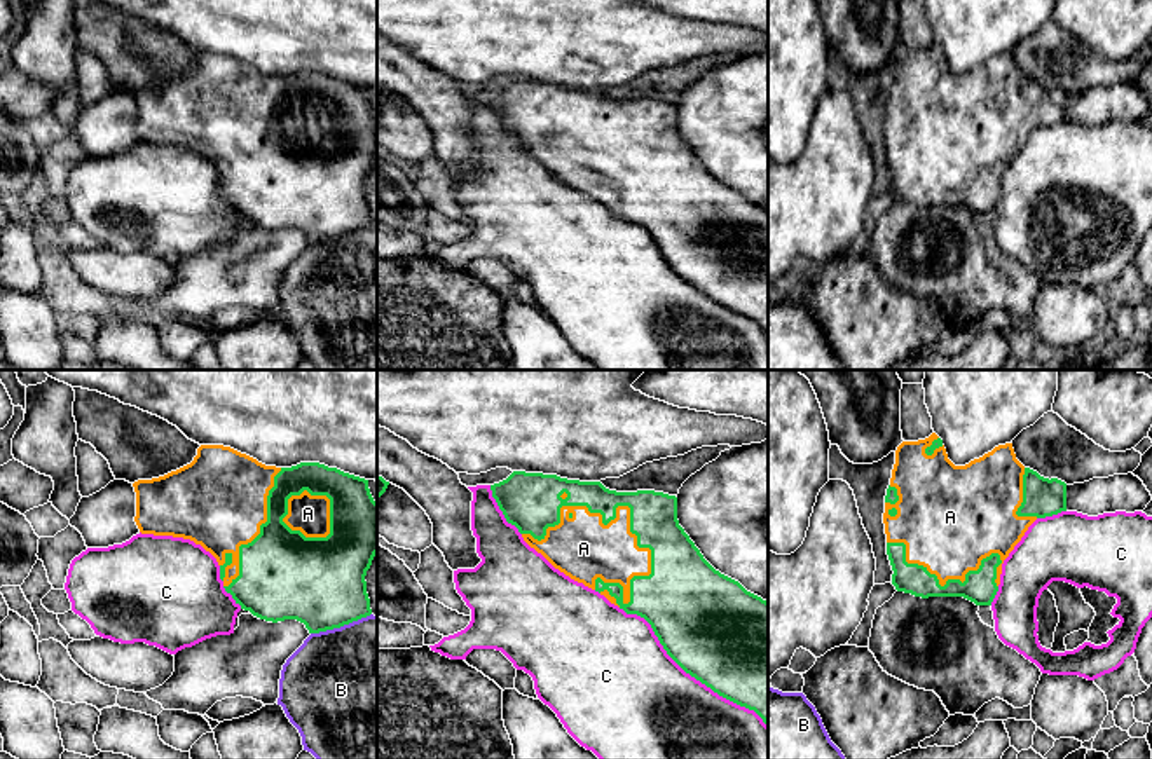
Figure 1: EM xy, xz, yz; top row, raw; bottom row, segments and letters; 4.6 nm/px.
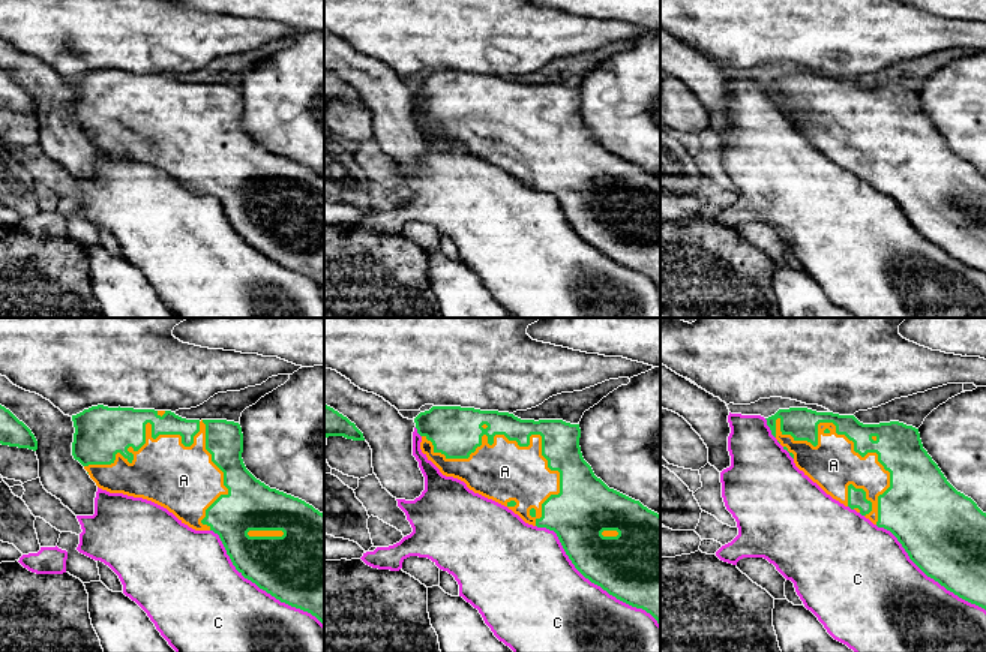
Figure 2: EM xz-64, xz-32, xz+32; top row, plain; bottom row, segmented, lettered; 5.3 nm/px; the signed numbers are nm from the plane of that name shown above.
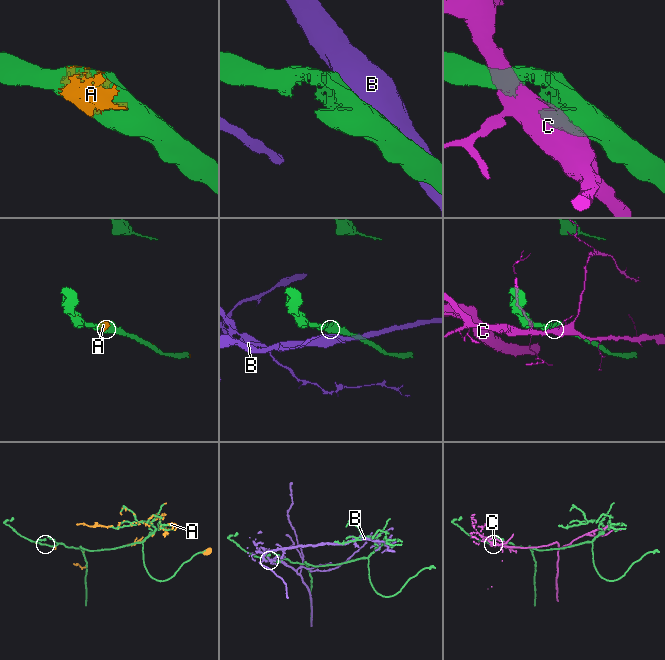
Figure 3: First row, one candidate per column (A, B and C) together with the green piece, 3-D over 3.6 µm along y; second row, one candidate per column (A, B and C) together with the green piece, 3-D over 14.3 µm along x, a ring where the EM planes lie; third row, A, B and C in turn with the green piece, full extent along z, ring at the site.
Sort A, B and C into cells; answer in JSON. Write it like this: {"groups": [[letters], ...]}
{"groups": [["A"], ["B"], ["C"]]}

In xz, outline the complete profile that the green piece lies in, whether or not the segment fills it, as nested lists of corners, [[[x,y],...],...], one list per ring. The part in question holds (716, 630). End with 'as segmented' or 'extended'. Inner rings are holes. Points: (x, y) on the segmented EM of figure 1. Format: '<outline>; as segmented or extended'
[[[513,471],[490,485],[492,497],[524,541],[571,579],[604,595],[627,614],[644,618],[667,654],[719,696],[754,710],[768,726],[768,602],[716,571],[677,520],[677,497],[655,490],[616,492],[600,482]]]; extended

